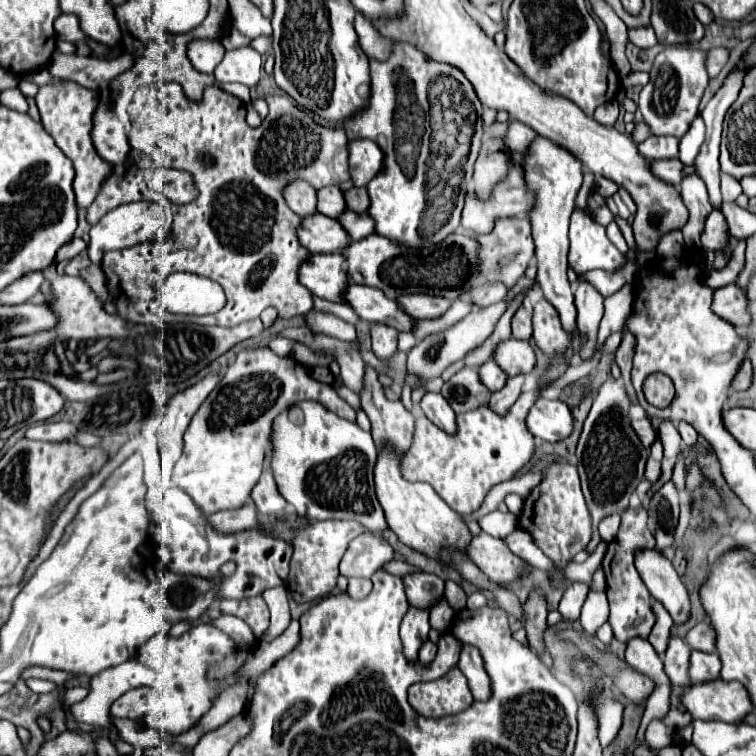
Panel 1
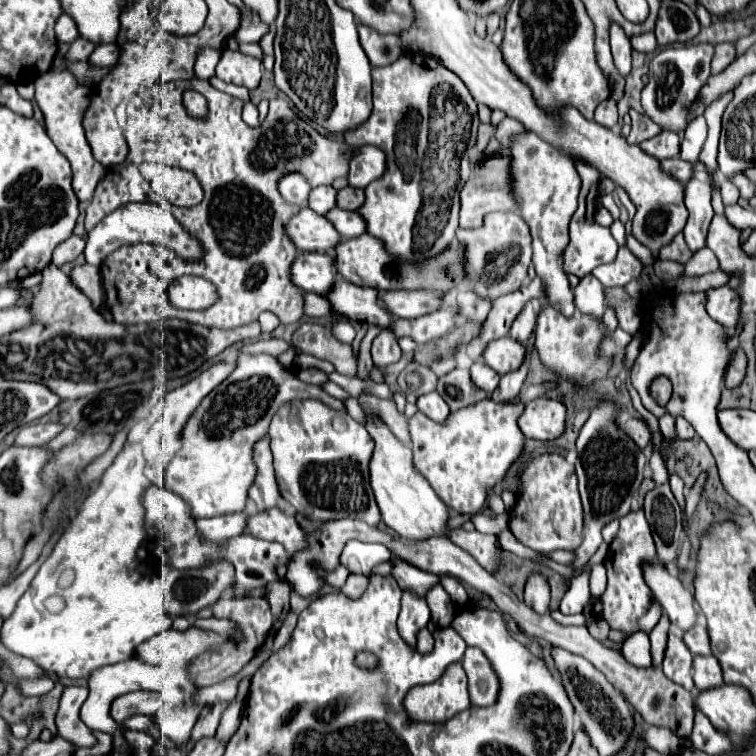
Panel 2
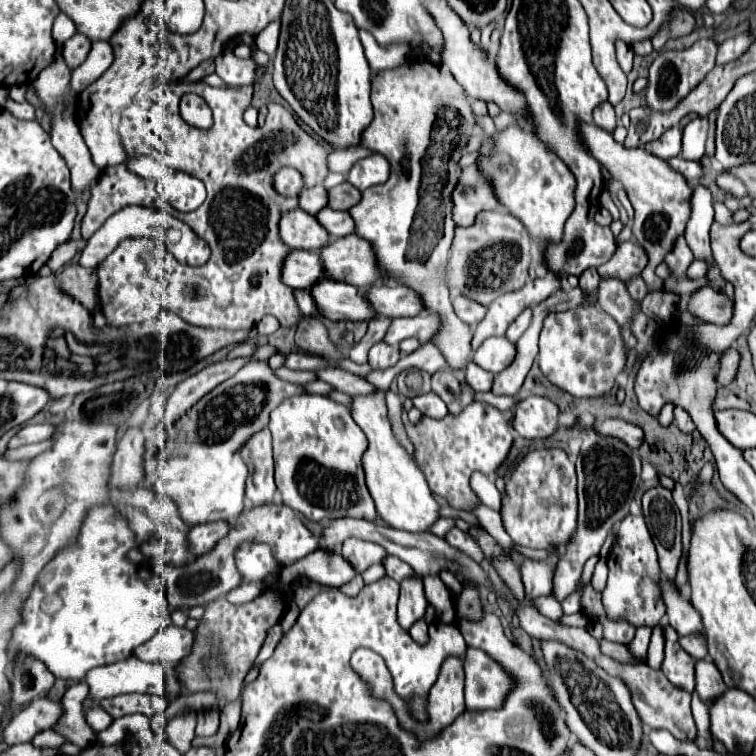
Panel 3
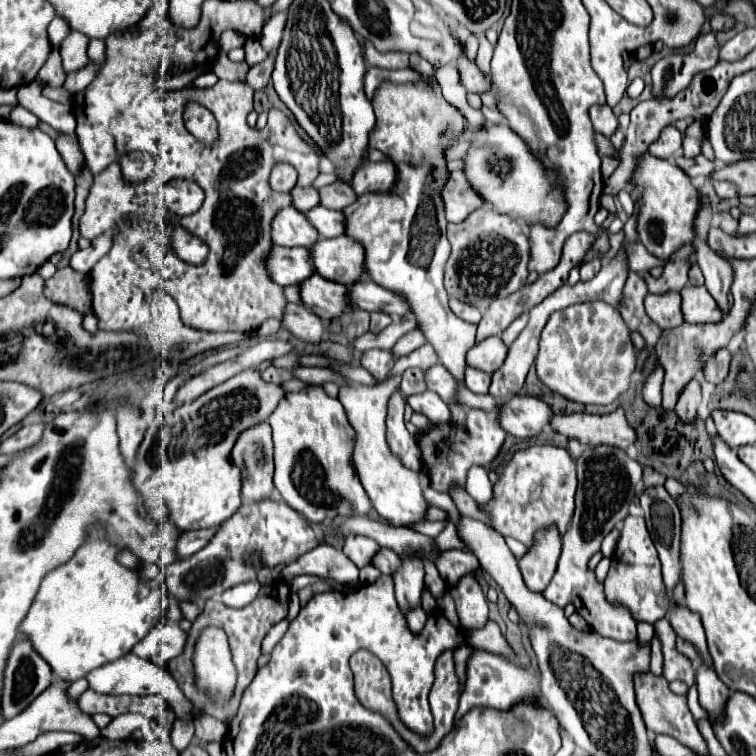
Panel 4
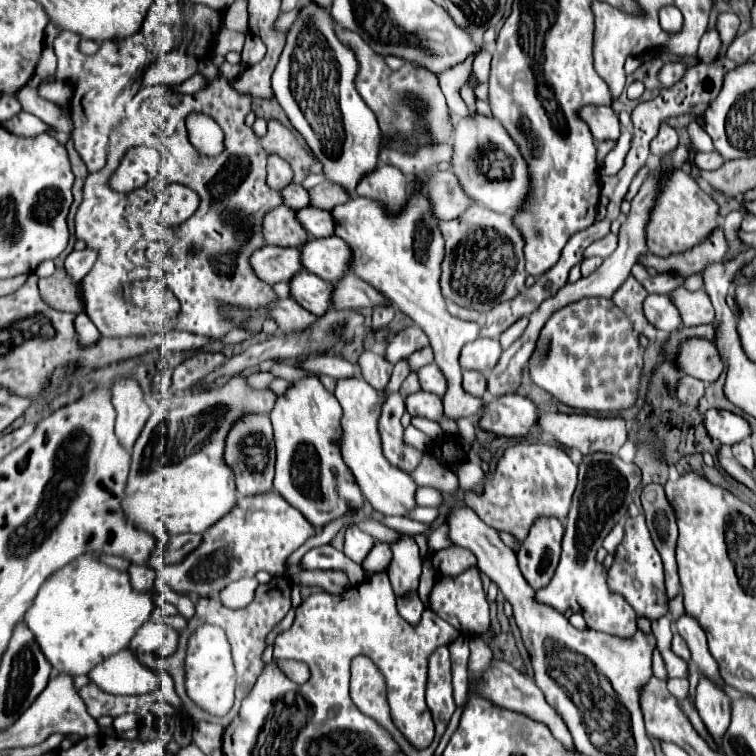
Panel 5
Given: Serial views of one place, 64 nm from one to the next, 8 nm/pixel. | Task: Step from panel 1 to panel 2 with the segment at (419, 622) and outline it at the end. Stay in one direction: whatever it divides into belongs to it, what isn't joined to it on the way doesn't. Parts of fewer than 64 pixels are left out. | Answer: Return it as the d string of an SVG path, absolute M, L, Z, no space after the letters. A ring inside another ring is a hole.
M410 590L402 592L402 606L398 616L398 632L406 642L412 646L416 644L416 632L424 628L430 620L430 608L426 600L418 594L412 594Z

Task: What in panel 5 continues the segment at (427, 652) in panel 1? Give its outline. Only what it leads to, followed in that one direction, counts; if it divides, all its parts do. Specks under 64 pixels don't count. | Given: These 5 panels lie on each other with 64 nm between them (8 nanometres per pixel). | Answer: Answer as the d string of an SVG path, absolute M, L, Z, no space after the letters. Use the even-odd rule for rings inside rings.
M408 592L402 596L396 596L396 606L398 606L400 616L404 620L408 620L410 624L418 622L418 618L422 616L422 610L424 610L424 604L418 598L418 592Z

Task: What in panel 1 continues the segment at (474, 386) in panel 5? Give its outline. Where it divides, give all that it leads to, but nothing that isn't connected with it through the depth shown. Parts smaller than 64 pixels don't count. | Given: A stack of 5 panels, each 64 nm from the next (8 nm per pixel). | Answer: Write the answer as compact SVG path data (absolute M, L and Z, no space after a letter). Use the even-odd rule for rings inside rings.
M490 360L478 366L478 378L490 392L500 390L502 382L506 382L506 374L502 374L502 370L498 370L498 366L494 366L494 362Z

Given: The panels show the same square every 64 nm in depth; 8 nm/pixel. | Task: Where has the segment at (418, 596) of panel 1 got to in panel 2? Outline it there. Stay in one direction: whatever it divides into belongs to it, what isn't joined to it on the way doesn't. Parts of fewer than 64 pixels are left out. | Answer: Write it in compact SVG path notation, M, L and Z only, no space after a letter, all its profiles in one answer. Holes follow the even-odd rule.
M392 558L392 576L396 578L396 582L402 588L408 588L412 592L416 592L418 596L426 596L426 592L440 580L434 574L426 574L414 566L410 566L408 562L400 560L400 558Z

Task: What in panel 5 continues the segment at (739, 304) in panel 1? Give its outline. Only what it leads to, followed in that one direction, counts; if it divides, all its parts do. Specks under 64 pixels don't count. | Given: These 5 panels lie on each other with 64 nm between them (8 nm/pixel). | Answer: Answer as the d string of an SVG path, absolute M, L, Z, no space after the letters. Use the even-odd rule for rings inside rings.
M678 286L676 290L670 292L670 300L678 308L684 328L712 324L714 306L712 306L712 302L704 290L688 292L684 286Z

